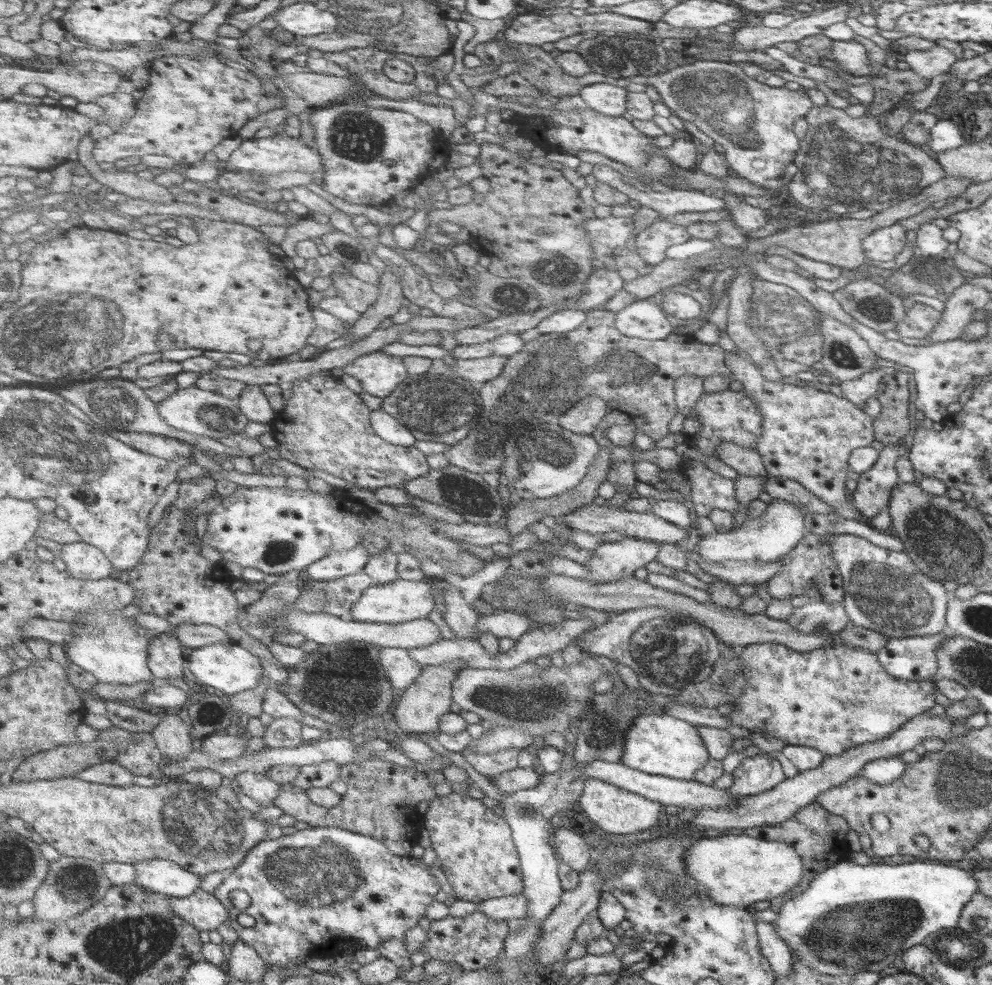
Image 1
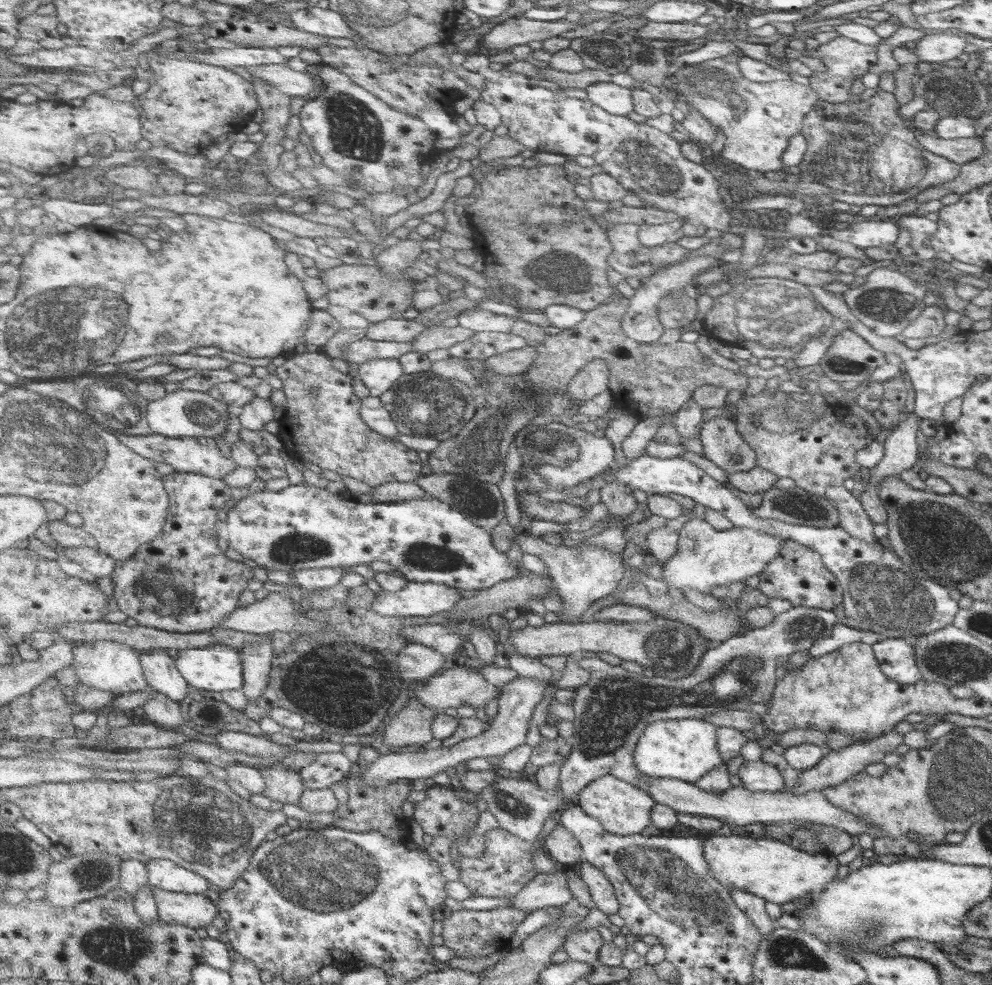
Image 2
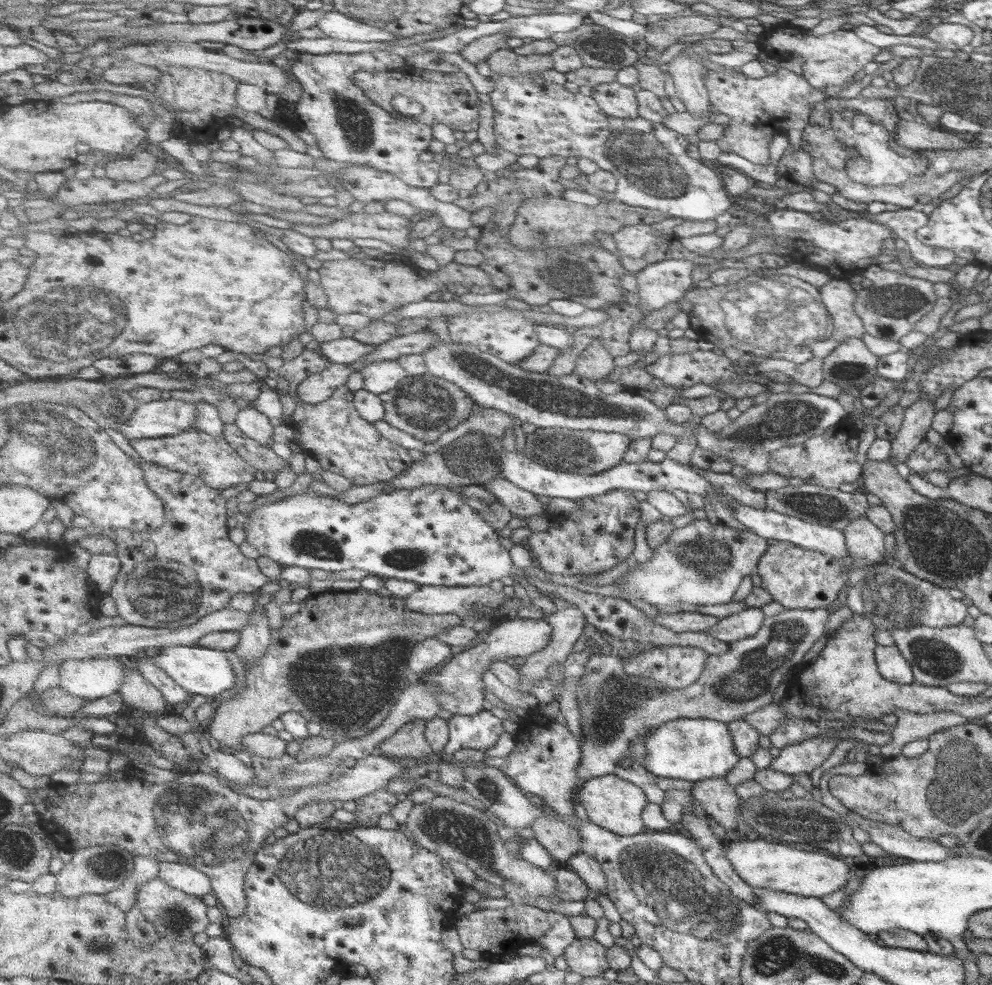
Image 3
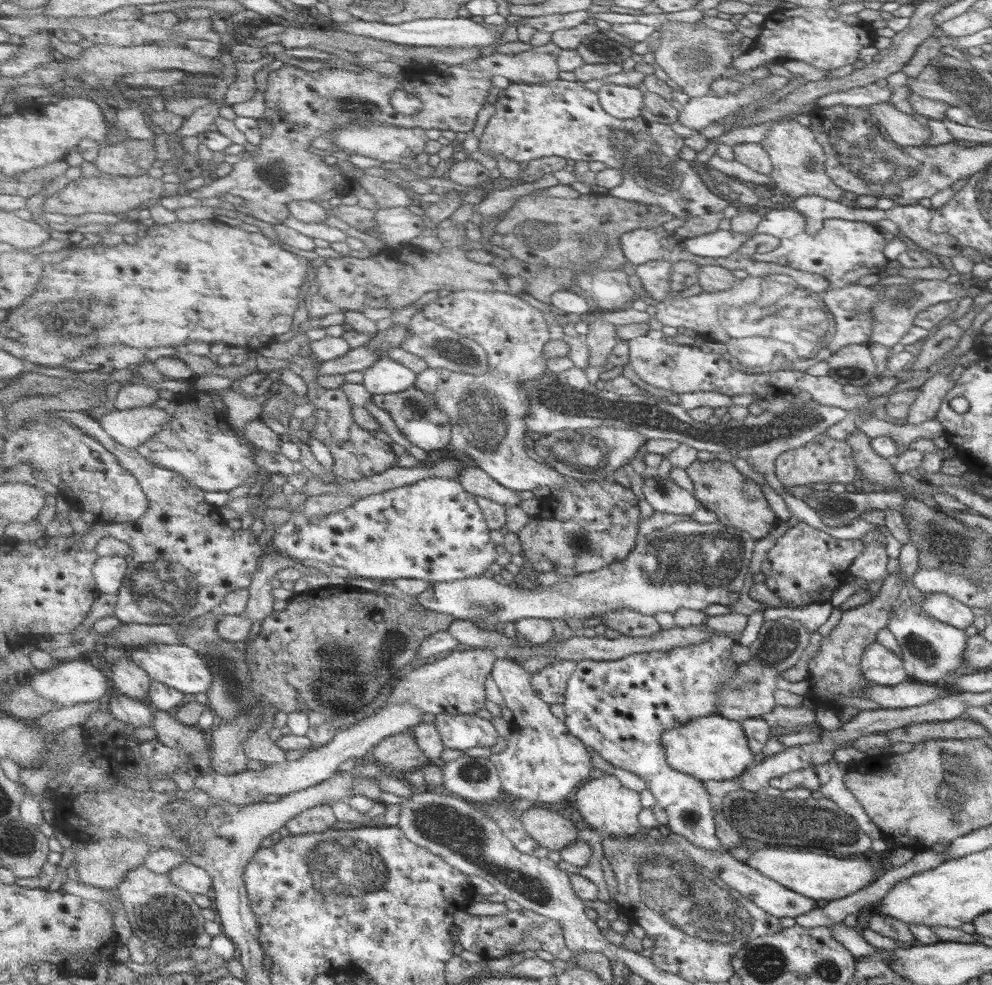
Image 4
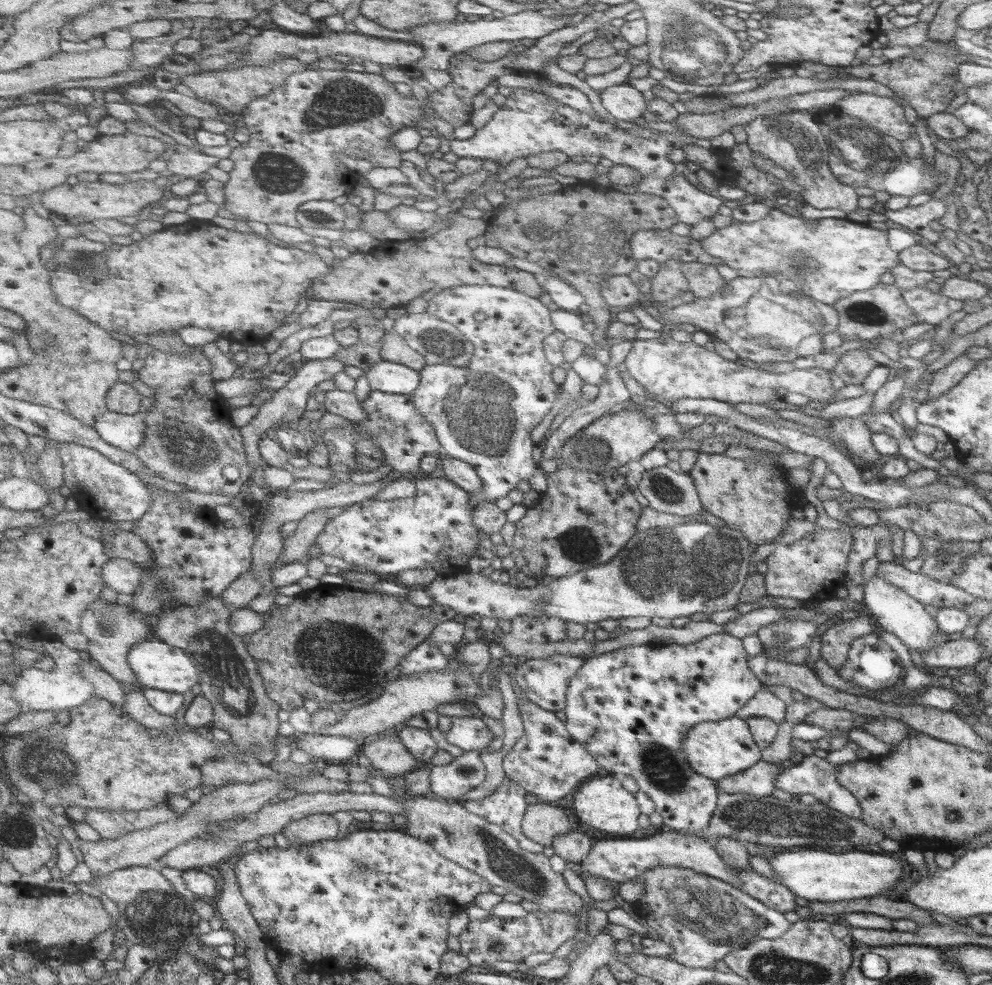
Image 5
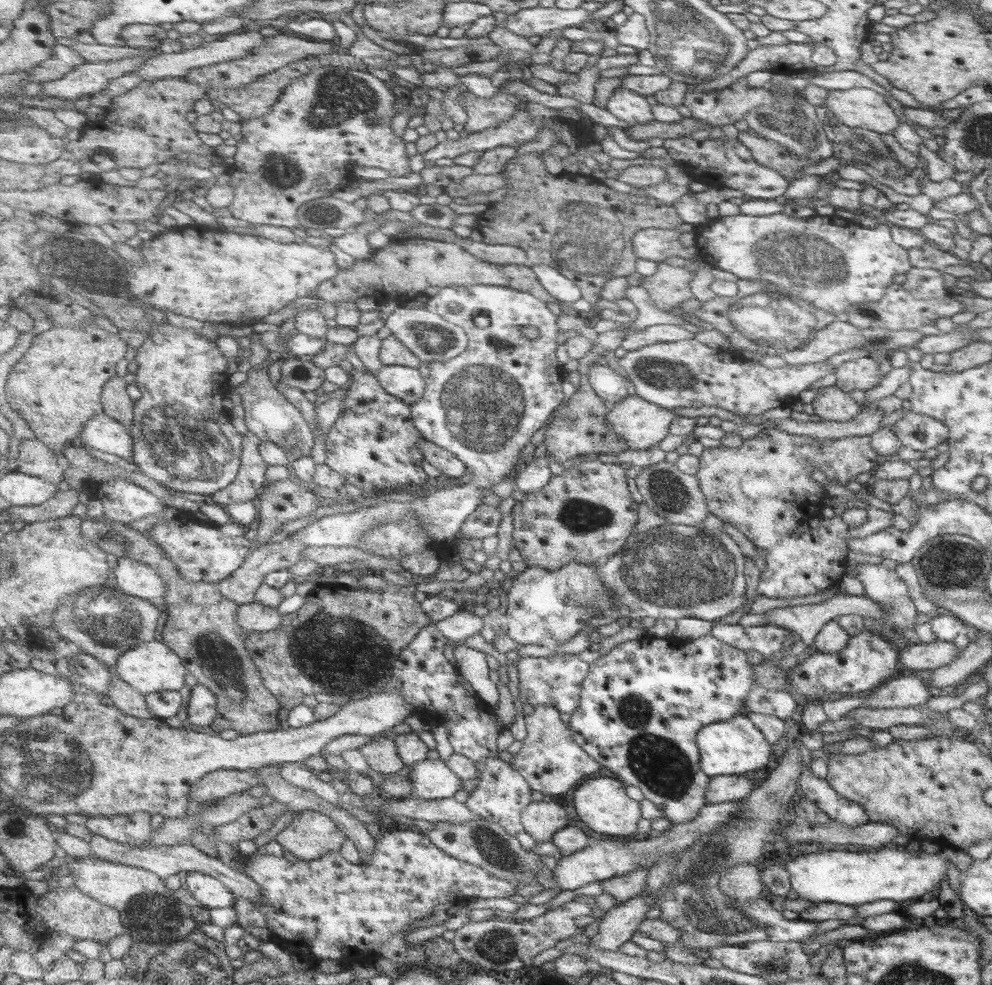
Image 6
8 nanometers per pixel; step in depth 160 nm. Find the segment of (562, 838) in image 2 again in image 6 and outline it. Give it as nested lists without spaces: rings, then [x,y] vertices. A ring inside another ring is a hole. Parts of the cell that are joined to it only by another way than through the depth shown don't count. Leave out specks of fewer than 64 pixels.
[[[546,799],[524,810],[523,824],[539,843],[552,842],[557,832],[571,825],[570,814],[564,806]]]

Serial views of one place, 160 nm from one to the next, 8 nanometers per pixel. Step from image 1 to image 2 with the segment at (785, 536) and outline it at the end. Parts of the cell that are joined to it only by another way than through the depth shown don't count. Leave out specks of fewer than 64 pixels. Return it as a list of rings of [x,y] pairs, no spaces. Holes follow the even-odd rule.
[[[695,516],[679,530],[678,552],[665,564],[666,584],[678,590],[692,588],[698,592],[711,593],[714,586],[726,586],[735,582],[744,583],[746,578],[759,575],[764,567],[778,554],[782,538],[761,530],[732,527],[718,531],[706,519]]]

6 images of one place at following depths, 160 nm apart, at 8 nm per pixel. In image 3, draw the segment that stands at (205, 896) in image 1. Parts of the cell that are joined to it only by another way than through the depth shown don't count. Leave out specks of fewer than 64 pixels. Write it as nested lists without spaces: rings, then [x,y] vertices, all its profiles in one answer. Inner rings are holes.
[[[162,877],[150,880],[140,887],[137,908],[144,912],[145,917],[156,925],[156,930],[162,938],[169,938],[170,942],[194,940],[196,934],[202,934],[212,924],[208,918],[208,904],[202,897],[188,894],[183,890],[170,886]]]

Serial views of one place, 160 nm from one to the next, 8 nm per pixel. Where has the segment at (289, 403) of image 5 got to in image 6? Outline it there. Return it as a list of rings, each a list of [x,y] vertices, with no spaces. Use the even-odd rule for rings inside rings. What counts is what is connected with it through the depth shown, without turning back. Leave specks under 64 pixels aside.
[[[252,431],[245,438],[241,473],[229,488],[213,495],[214,501],[220,505],[257,502],[266,489],[269,464],[261,453],[260,438]]]

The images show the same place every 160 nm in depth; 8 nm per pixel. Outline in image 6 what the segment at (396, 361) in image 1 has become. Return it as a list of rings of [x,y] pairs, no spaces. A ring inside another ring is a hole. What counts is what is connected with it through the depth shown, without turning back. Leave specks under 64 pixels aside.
[[[385,366],[376,374],[390,394],[416,406],[427,395],[428,383],[422,371],[409,366]]]

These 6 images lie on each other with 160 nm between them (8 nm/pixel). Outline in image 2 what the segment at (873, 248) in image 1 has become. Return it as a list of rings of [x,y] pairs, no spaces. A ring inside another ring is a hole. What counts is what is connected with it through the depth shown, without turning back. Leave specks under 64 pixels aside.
[[[868,220],[832,232],[838,241],[850,242],[864,251],[867,248],[894,246],[898,240],[898,228],[894,220]]]

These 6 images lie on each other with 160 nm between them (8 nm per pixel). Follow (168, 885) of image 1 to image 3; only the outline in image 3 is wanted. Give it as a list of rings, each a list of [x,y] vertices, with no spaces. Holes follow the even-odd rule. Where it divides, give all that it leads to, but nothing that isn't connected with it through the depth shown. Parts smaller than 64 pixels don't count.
[[[163,861],[162,868],[160,877],[174,888],[200,897],[215,894],[213,880],[210,876],[188,863]]]

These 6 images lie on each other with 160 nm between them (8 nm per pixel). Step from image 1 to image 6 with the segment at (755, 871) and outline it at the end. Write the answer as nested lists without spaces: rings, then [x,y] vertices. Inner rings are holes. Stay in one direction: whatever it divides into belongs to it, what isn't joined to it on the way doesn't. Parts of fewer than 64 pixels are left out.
[[[890,846],[894,850],[878,850],[868,854],[856,852],[822,852],[809,854],[790,860],[786,864],[791,888],[801,899],[810,902],[831,902],[858,906],[877,900],[921,900],[924,894],[940,888],[942,880],[948,879],[948,859],[941,852],[928,854],[919,850],[909,852],[903,848]]]

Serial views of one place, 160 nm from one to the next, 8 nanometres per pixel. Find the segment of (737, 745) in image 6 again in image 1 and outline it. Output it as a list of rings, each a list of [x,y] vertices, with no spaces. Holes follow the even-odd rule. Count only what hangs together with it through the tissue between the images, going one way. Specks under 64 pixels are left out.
[[[666,714],[643,715],[626,739],[626,755],[623,762],[630,768],[653,775],[666,775],[680,780],[692,780],[698,770],[705,768],[711,758],[696,730],[676,716]]]

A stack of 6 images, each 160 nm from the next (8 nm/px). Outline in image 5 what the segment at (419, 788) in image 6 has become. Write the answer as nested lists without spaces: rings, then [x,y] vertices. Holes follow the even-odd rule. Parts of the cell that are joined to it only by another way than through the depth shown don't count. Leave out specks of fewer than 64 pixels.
[[[482,751],[464,753],[449,765],[428,763],[432,773],[432,790],[437,798],[462,801],[462,796],[486,782],[488,770],[482,761]]]

